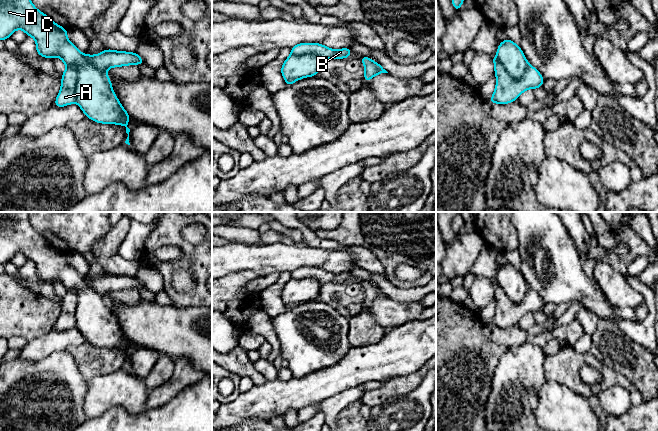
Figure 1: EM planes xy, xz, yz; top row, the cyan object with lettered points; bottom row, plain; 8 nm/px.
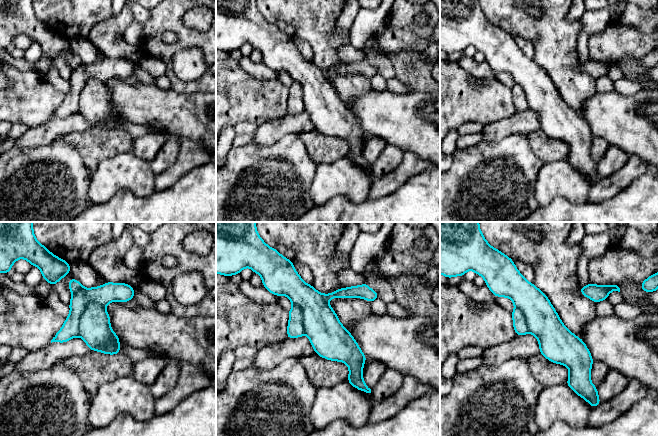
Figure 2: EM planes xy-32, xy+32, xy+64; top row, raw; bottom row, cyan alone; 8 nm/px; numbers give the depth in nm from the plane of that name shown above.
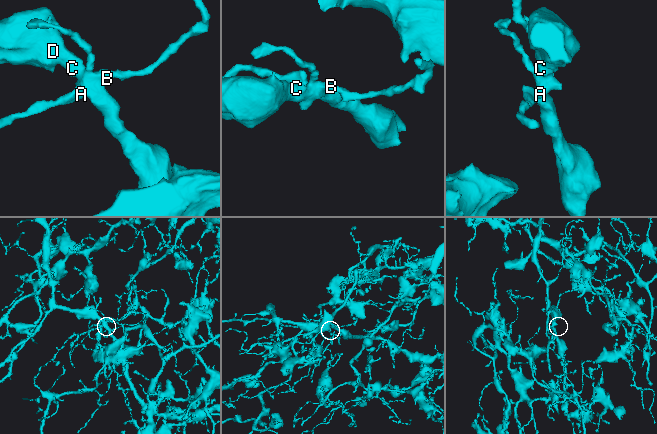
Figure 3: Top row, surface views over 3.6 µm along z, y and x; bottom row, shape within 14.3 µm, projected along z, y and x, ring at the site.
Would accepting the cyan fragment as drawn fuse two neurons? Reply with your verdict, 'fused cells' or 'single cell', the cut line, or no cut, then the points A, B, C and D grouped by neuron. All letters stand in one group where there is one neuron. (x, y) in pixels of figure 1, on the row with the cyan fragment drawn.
fused cells | yz (497, 56), (504, 69), (512, 77), (521, 78), (523, 76) | A B / C D

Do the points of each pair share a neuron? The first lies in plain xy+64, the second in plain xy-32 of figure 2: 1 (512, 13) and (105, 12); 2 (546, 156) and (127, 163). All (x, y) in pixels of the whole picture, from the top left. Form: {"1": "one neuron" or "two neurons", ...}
{"1": "one neuron", "2": "two neurons"}

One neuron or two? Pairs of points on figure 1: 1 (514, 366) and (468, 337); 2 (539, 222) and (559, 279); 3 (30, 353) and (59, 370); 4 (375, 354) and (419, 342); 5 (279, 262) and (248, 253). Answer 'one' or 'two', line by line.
1: two
2: one
3: two
4: one
5: one

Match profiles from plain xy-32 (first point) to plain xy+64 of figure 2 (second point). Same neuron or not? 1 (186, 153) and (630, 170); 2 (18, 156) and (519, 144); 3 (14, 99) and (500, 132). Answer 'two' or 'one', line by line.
1: one
2: one
3: two

